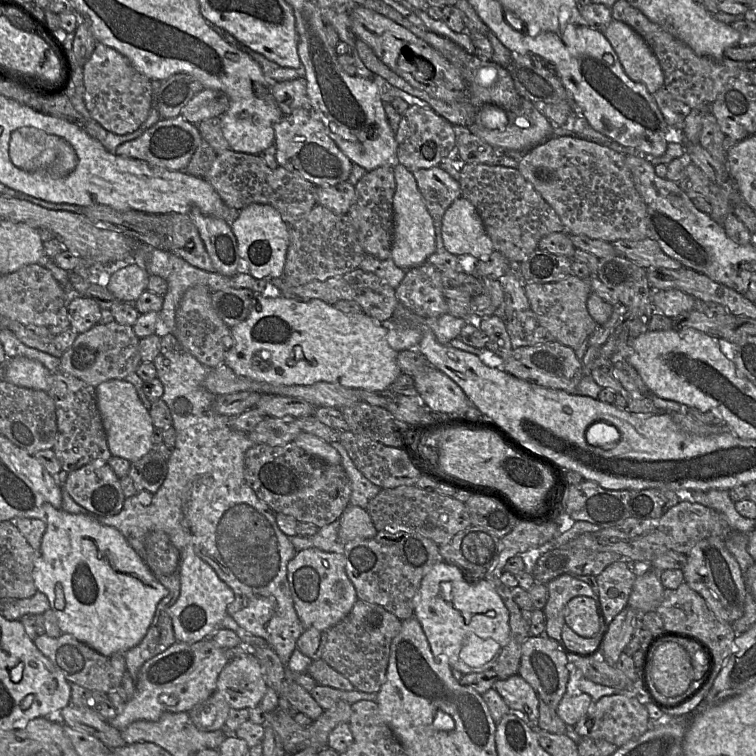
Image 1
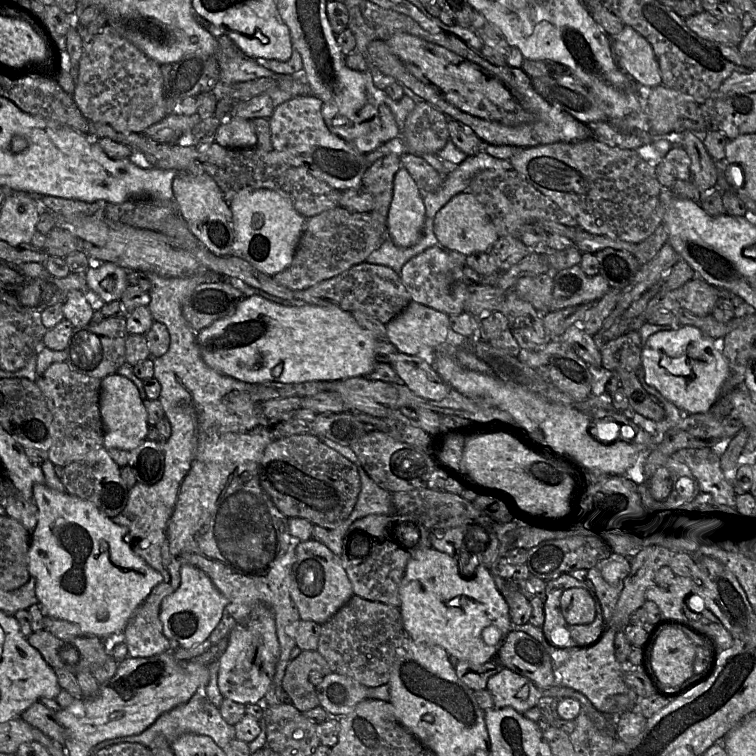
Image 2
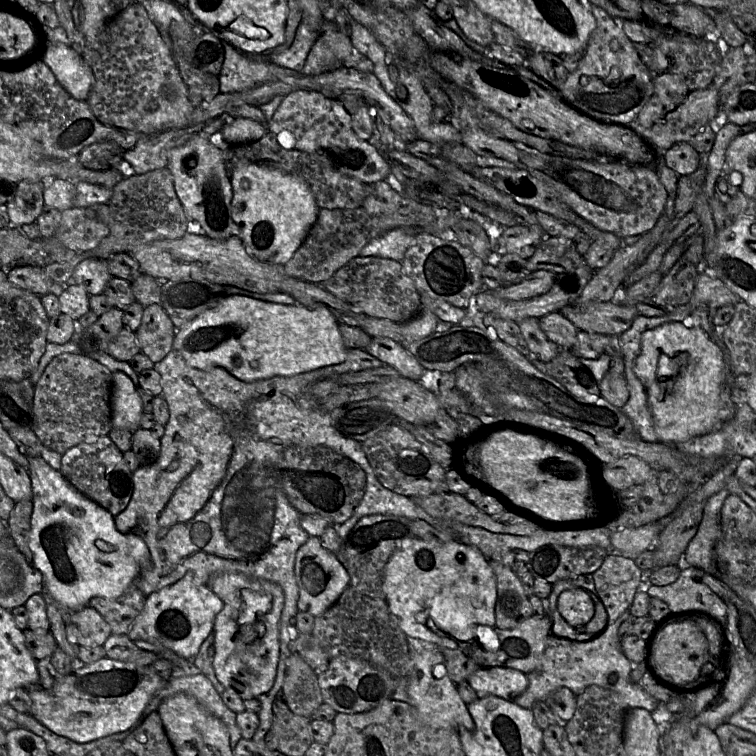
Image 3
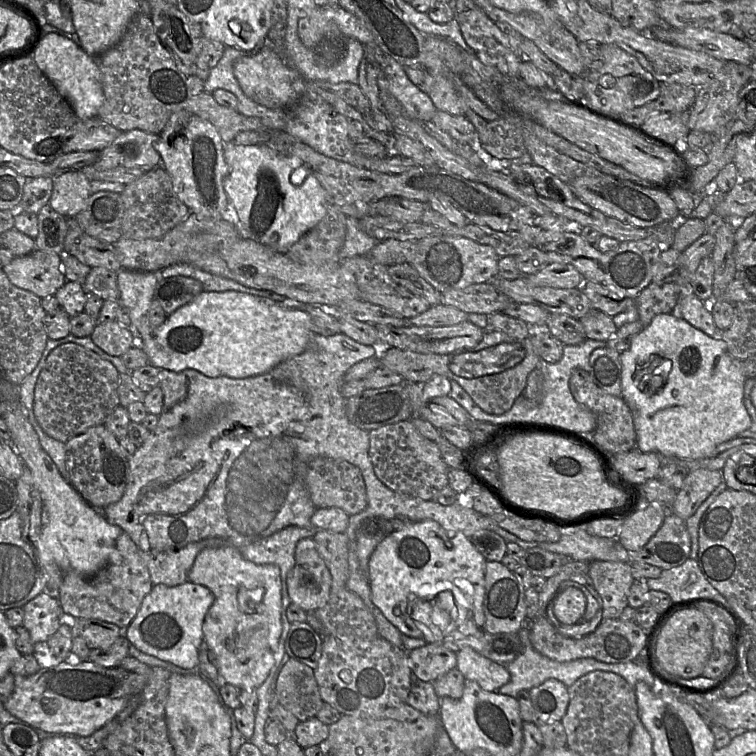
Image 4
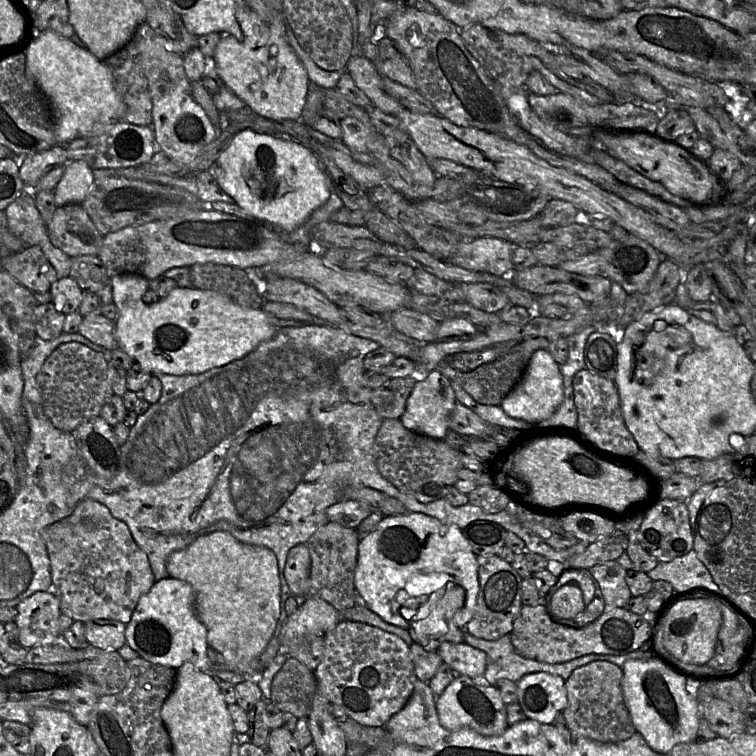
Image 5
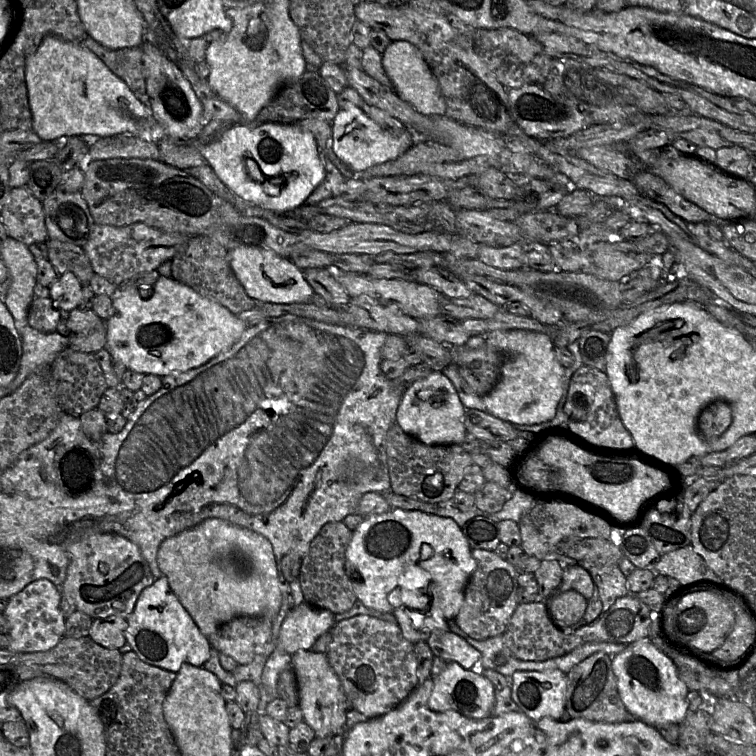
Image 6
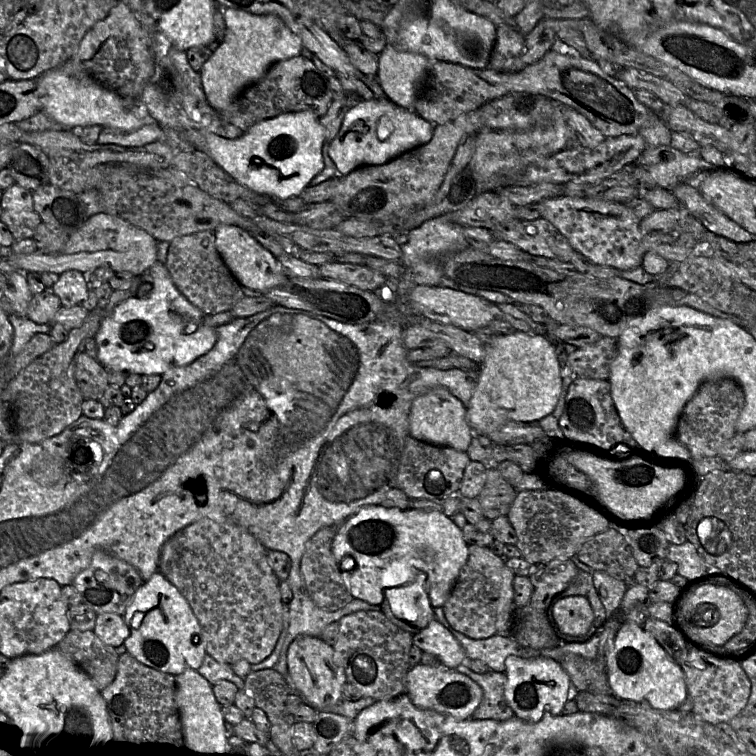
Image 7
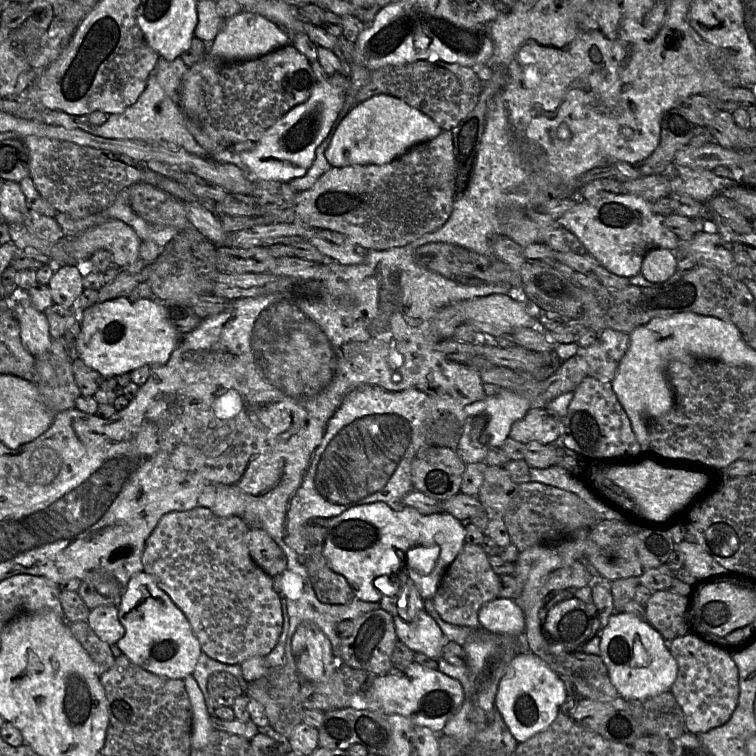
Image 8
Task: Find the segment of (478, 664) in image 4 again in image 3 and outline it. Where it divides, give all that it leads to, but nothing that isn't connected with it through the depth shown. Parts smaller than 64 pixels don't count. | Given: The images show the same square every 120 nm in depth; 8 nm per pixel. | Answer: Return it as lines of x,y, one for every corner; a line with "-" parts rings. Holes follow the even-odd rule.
480,667
467,679
478,697
488,695
513,701
528,687
527,675
511,668

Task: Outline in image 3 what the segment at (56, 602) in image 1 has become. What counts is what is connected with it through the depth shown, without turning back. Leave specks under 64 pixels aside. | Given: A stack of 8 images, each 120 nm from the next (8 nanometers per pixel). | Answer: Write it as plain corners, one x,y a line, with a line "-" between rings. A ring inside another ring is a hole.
31,457
28,460
27,471
31,480
33,511
31,517
31,528
29,534
29,548
32,552
31,564
38,569
44,579
44,590
59,604
72,612
89,607
93,598
114,599
124,593
124,591
137,580
143,568
150,565
150,553
143,540
133,533
123,533
115,527
114,517
96,502
79,492
62,475
62,473
53,469
42,457

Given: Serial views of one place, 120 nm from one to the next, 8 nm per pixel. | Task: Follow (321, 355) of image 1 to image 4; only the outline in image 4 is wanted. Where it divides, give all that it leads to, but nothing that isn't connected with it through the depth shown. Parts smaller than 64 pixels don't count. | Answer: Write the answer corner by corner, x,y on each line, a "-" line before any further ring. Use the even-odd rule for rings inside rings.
203,291
191,302
178,308
175,312
168,315
166,321
161,326
156,328
147,337
147,339
140,339
137,342
147,354
149,364
157,367
158,369
166,369
174,372
181,372
187,369
193,369
208,377
227,376
232,378
248,378
264,374
284,360
302,353
309,345
311,337
314,333
315,332
312,328
312,321
309,315
303,310
287,308
273,302
269,298
249,295
238,291

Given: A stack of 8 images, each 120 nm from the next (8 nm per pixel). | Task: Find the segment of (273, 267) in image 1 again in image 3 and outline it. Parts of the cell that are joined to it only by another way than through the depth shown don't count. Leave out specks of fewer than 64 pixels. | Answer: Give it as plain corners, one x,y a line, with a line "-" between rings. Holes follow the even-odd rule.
254,163
237,164
230,170
233,189
232,217
240,227
247,252
260,262
285,265
301,246
316,222
319,206
301,178

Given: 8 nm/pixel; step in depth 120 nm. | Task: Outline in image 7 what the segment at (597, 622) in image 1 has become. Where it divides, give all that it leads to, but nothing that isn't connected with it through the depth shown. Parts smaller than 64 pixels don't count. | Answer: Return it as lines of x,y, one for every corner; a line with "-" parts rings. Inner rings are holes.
584,596
556,600
546,614
548,622
553,621
561,634
569,636
585,636
594,620
590,603

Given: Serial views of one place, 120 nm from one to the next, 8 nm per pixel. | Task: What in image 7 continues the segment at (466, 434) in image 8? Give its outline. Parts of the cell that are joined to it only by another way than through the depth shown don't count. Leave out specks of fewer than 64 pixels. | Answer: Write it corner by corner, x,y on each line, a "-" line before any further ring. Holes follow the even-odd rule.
515,330
511,334
496,334
485,346
485,358
478,364
478,383
466,413
467,421
475,434
488,436
508,422
539,422
554,411
562,391
563,369
552,341
543,335

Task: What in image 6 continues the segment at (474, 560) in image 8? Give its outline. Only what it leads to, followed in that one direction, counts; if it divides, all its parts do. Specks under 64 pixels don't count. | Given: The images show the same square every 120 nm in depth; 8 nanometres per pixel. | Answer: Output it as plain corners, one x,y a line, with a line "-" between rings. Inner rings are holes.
473,549
471,554
476,561
476,569
465,587
463,605
454,621
465,634
476,640
503,635
519,604
517,599
519,570
494,551

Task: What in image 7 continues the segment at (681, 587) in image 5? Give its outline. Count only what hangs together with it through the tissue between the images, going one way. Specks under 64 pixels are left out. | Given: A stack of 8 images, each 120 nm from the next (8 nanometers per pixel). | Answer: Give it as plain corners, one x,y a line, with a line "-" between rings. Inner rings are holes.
686,541
684,544
671,544
668,549
668,559
677,564
678,574
688,581
696,580
710,574
722,574
716,566
708,563
698,553
694,544

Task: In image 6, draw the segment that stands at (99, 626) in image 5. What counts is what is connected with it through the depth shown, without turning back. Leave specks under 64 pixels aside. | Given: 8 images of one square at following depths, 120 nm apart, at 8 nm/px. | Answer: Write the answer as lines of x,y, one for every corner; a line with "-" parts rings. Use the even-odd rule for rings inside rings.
123,617
97,618
93,619
88,636
105,648
119,649
126,644
127,627
127,619

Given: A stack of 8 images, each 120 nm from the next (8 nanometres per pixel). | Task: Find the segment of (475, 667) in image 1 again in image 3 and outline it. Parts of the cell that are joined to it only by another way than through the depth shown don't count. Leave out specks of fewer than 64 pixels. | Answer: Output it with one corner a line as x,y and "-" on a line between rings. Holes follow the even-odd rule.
418,537
405,540
384,568
383,590
390,611
408,636
440,648
461,649
461,645
478,641
486,649
498,650
500,641
495,624
497,583
488,559
477,547
455,539
445,543

